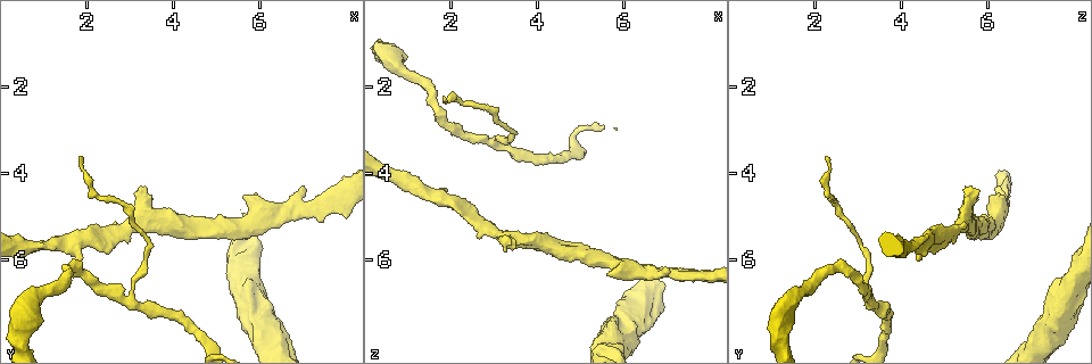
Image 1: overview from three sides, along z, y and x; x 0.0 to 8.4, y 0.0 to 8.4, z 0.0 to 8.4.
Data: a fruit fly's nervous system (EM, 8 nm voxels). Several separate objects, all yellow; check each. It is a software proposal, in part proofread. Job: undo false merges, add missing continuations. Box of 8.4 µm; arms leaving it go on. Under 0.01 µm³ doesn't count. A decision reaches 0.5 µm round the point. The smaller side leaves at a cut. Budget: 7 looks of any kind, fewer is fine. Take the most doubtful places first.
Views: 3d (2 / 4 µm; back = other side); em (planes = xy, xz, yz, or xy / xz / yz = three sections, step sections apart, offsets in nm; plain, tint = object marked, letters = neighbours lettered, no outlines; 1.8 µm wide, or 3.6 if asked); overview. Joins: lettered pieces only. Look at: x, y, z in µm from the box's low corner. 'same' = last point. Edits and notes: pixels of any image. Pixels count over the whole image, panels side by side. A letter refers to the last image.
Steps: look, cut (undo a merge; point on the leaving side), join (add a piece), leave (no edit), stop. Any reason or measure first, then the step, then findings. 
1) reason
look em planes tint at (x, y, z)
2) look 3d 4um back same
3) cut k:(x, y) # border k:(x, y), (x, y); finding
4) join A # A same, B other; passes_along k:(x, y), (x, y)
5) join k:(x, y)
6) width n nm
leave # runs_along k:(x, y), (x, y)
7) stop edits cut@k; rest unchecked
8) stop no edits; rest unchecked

an open end
look em 3.6um planes letters at (3.20, 4.40, 5.75)

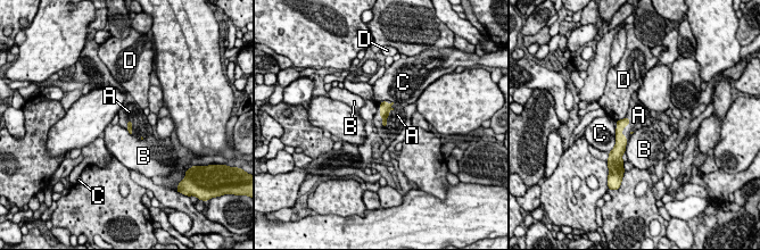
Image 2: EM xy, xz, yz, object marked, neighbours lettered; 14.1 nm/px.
join A # A same, B other, C other, D other; passes_along 2:(383, 107), (388, 115), (397, 115); the neuron continues

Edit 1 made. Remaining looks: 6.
look overview

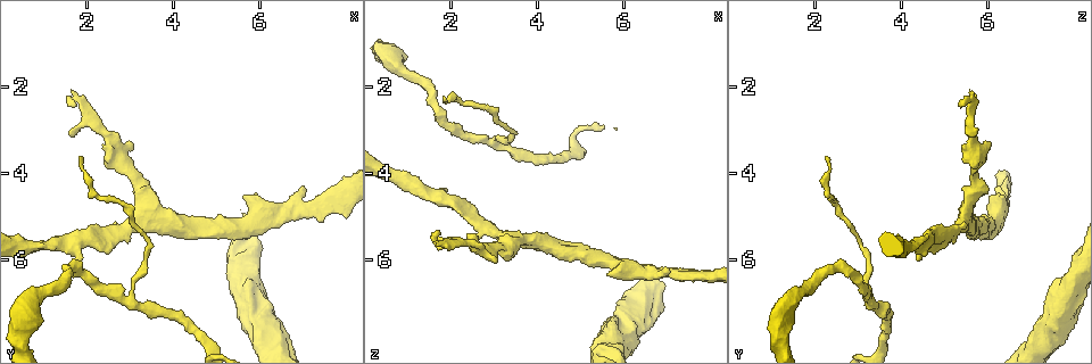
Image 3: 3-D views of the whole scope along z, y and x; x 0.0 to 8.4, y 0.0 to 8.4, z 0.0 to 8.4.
long arm stops here
look 3d 2um at (1.85, 3.65, 2.20)

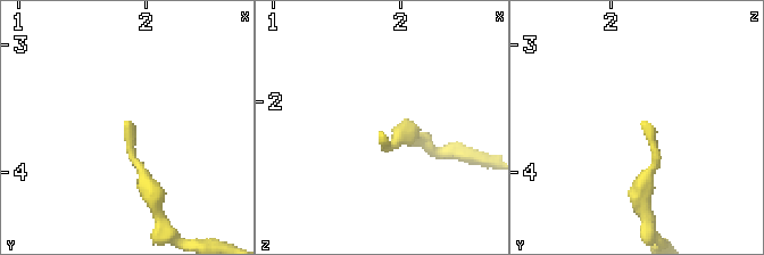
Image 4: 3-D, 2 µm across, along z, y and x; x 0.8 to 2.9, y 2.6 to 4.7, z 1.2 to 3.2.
need the tissue
look em planes tint at (1.86, 3.60, 2.22)

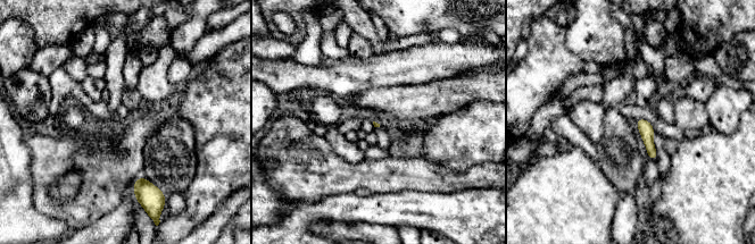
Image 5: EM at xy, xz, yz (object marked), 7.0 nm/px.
look em planes letters same

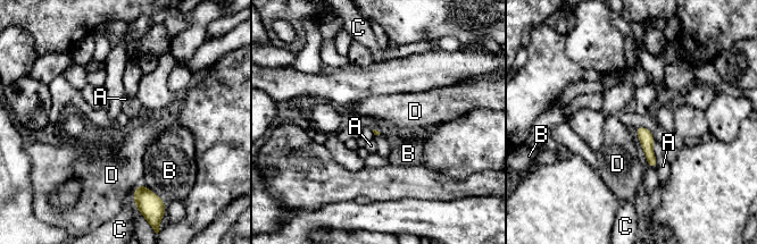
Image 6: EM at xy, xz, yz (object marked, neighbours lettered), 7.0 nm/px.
leave # A other, B other, C other, D other; runs_along 6:(639, 129), (646, 136), (654, 163); none of them fits

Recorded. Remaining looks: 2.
free end
look em planes plain at (6.90, 4.35, 6.20)

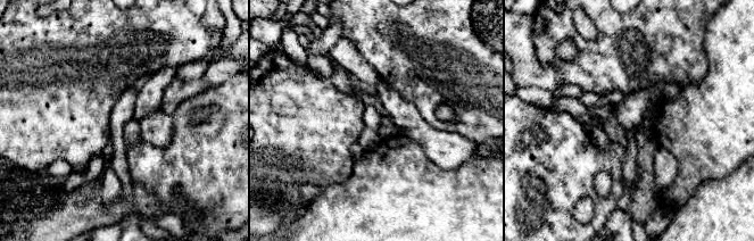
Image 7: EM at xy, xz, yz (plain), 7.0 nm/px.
what lies round it
look em planes letters same

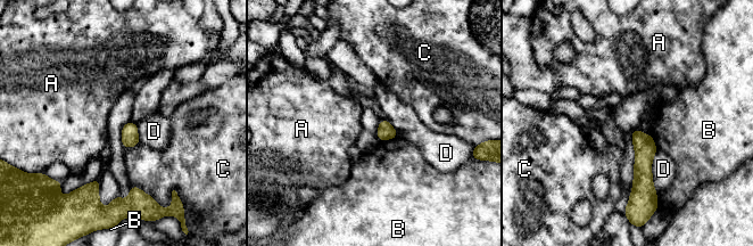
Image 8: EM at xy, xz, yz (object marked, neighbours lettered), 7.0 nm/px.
leave # A other, B other, C other, D other; border 8:(656, 148), (651, 165), (656, 195); none of them fits

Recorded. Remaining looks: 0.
stop edits join@2; rest unchecked

